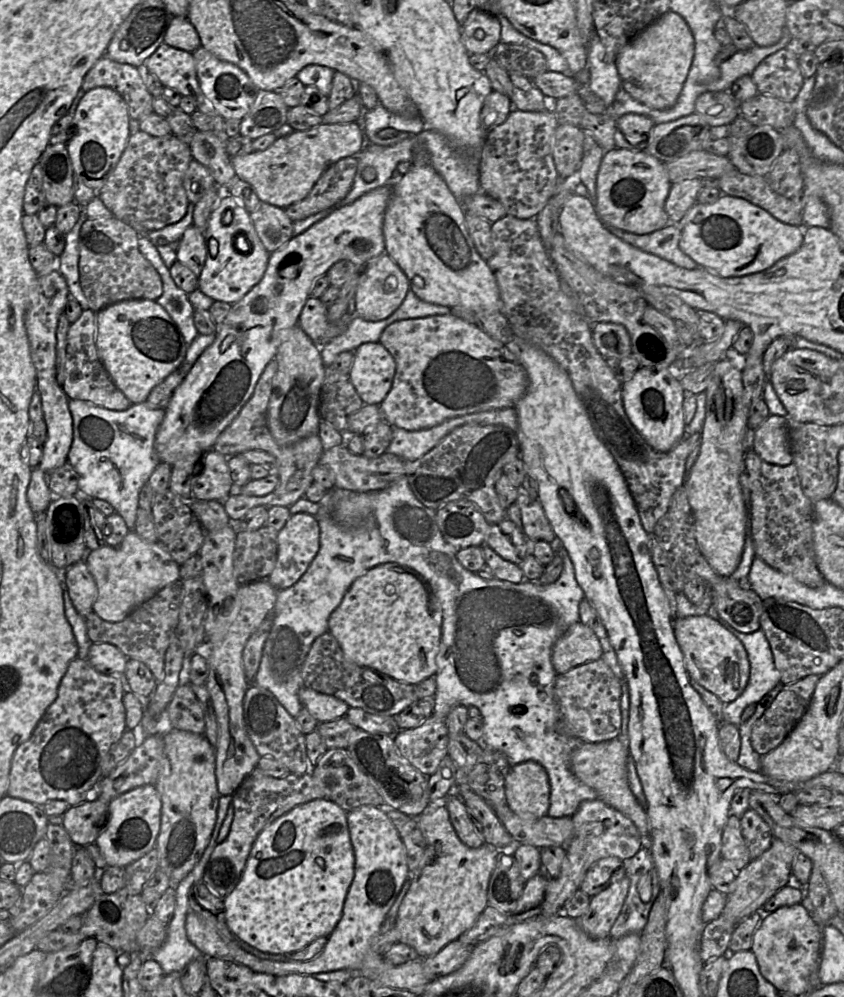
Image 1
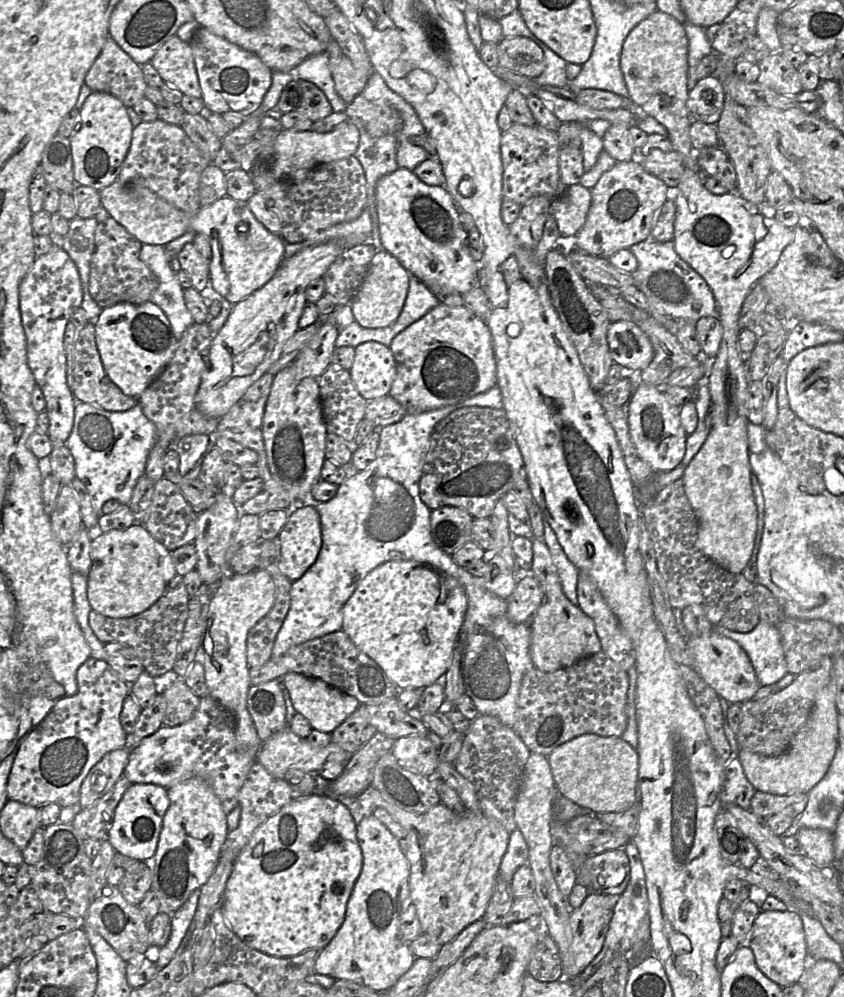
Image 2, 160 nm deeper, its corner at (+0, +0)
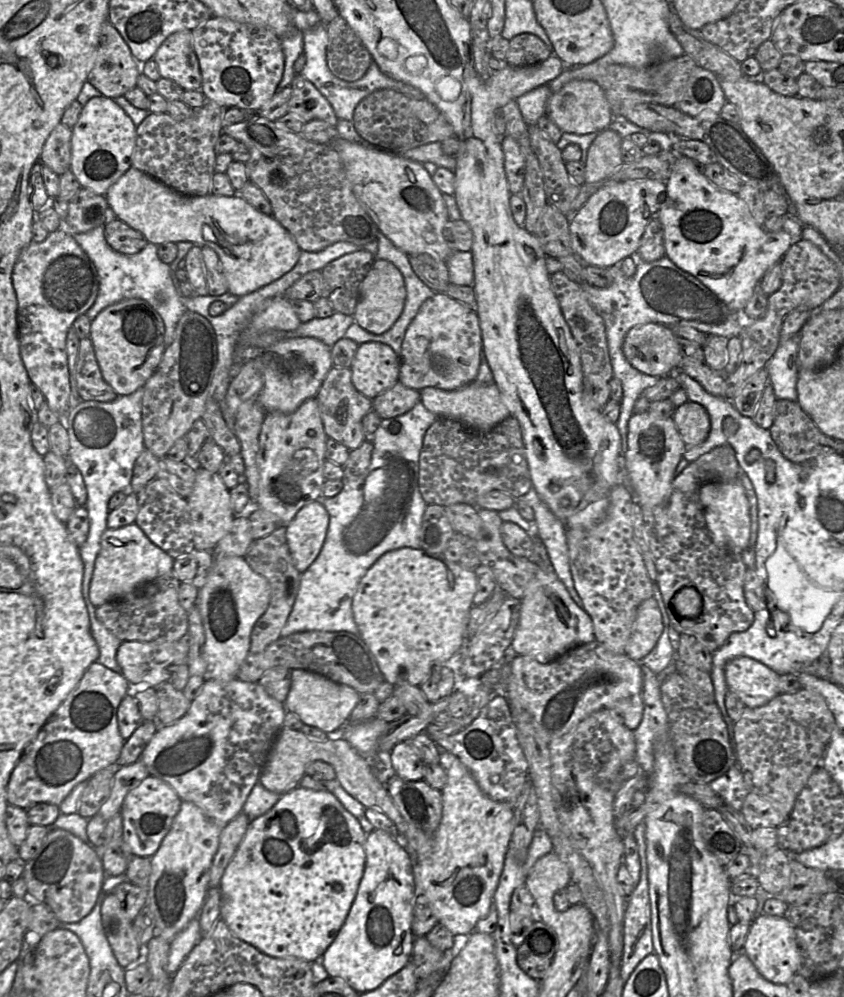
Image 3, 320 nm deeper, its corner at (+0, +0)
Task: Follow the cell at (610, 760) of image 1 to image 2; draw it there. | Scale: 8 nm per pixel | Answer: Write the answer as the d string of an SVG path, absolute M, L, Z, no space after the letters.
M583 734L557 746L547 755L558 794L593 814L618 812L637 803L638 754L623 738Z

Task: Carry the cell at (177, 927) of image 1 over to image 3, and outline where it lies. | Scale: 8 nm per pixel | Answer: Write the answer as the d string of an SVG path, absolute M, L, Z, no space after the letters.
M199 916L192 919L170 943L168 972L175 975L193 948L202 939Z

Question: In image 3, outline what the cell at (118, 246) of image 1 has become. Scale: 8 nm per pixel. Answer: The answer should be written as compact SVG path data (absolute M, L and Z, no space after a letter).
M118 218L105 225L104 234L109 246L122 254L138 253L148 243L142 233Z

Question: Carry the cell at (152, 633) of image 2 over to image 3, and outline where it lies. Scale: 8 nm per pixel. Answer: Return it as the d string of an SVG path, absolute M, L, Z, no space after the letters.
M173 570L138 586L124 598L107 602L96 608L97 619L121 641L174 642L186 636L189 628L188 615L179 603L178 590L181 582Z

